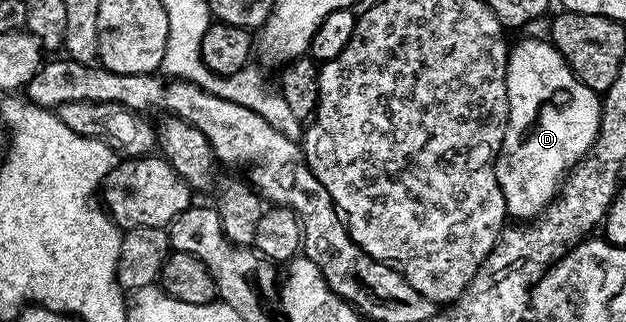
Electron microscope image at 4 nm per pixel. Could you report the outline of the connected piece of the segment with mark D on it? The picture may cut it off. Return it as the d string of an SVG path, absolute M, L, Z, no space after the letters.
M528 38L525 42L520 42L511 47L508 55L508 79L506 80L508 89L508 134L504 138L503 149L508 150L508 175L503 175L504 195L506 196L506 208L508 209L508 218L512 220L535 220L544 213L544 209L550 205L557 197L562 183L569 177L570 171L584 162L586 155L595 147L596 137L600 132L600 104L601 95L584 84L572 65L564 58L564 54L551 41L543 42L540 38Z

